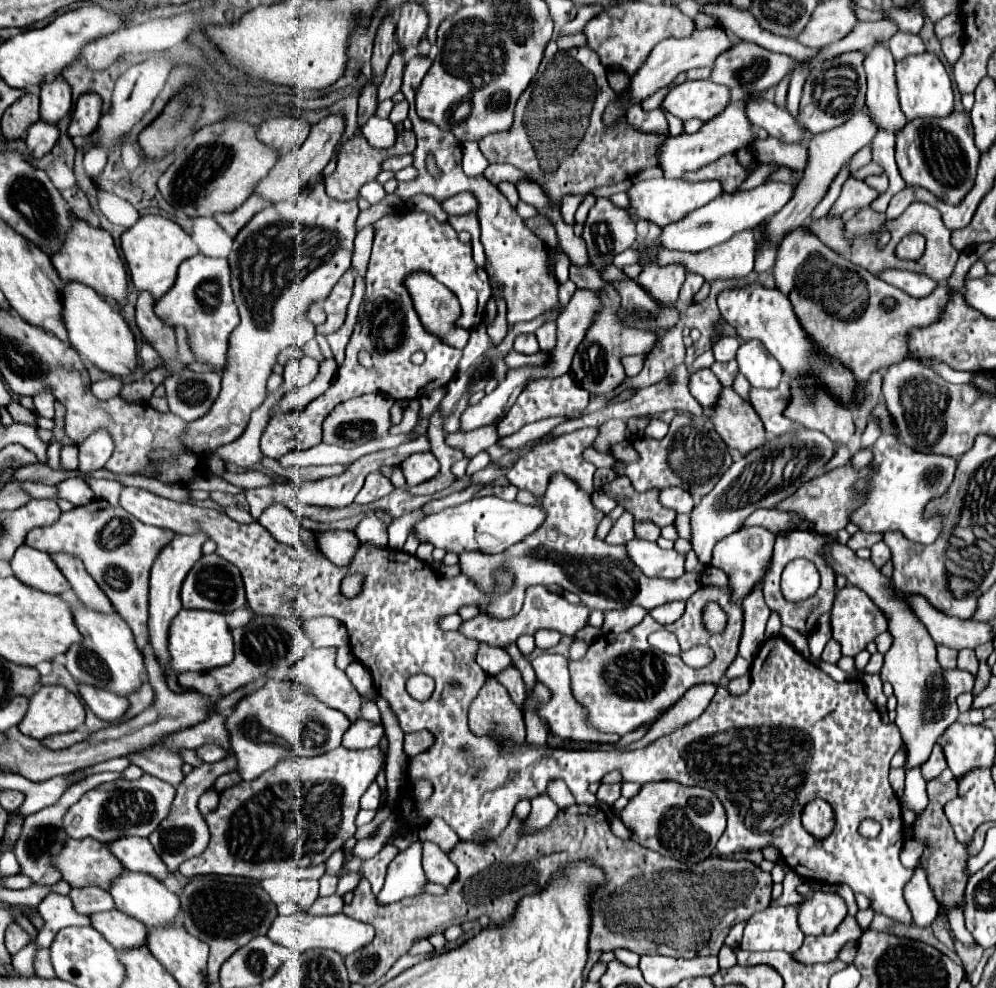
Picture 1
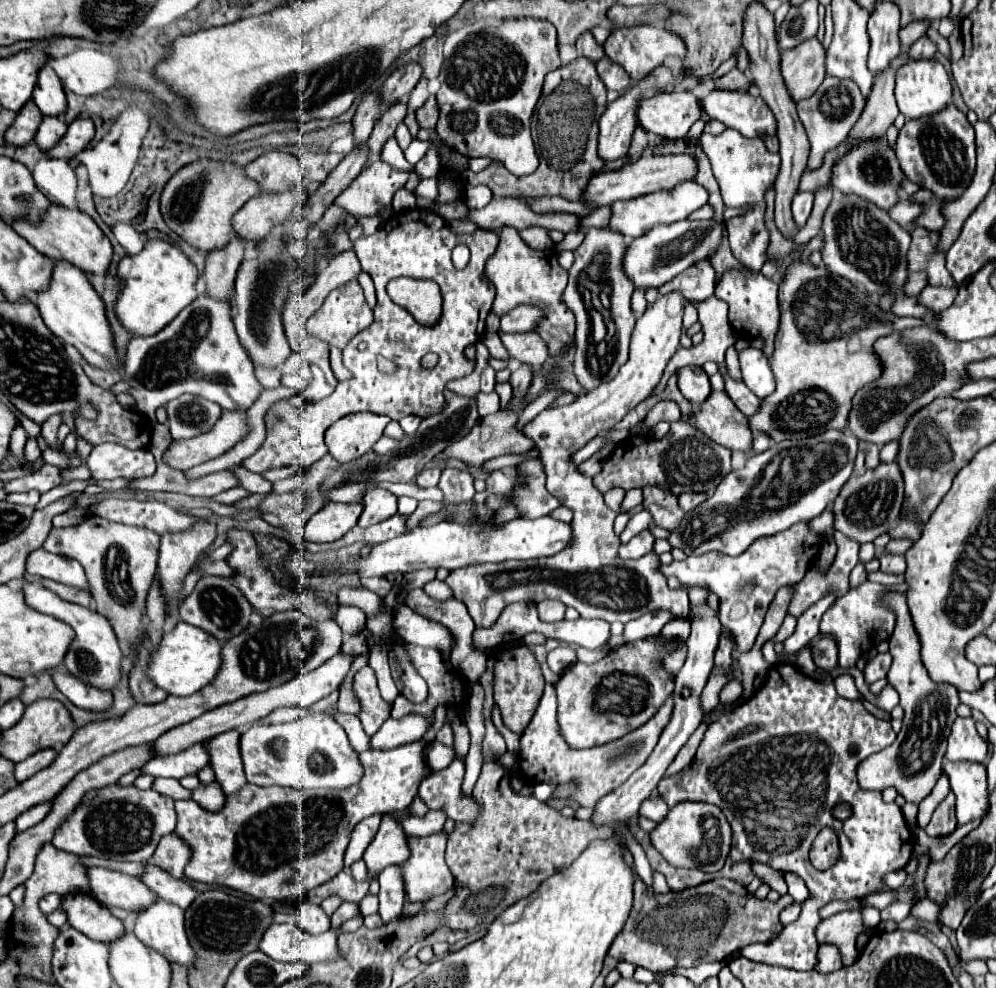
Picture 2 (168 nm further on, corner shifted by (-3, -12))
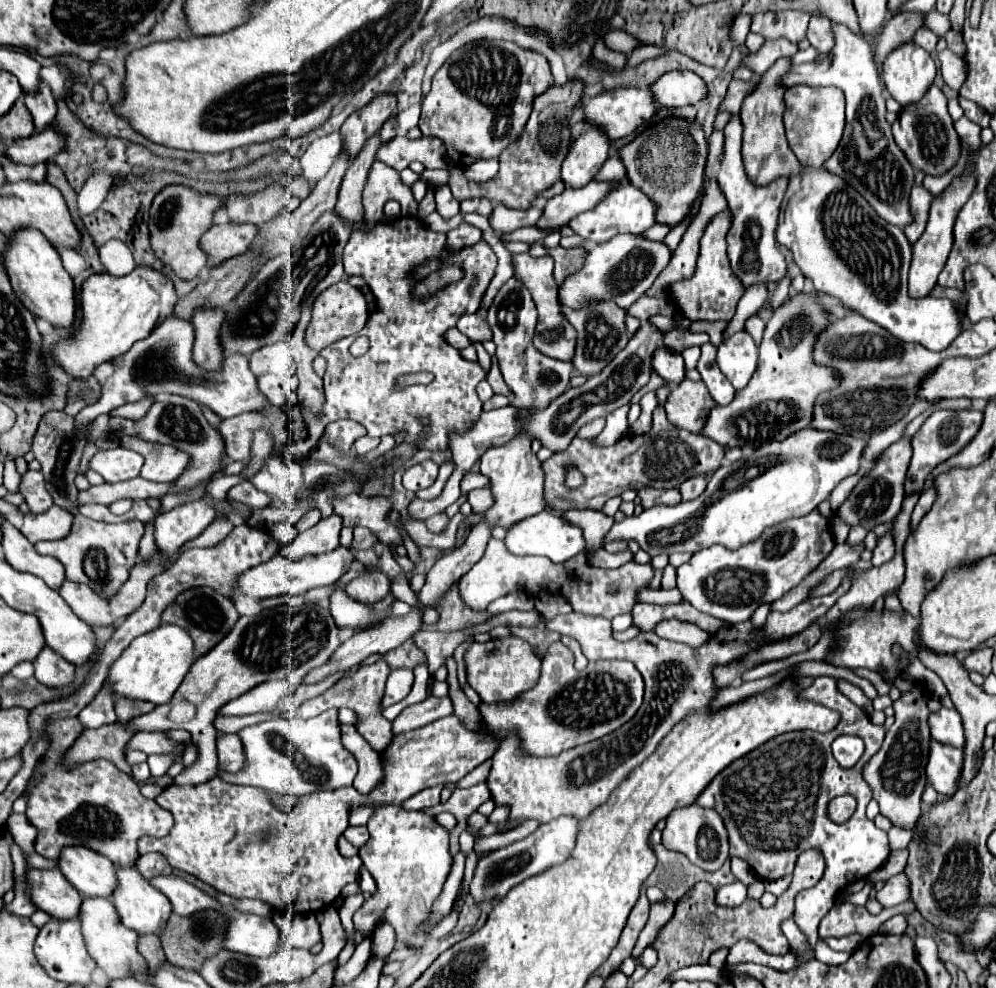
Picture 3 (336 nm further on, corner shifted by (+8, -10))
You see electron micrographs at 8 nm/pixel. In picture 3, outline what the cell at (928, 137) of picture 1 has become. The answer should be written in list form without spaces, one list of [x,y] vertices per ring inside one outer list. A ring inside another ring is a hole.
[[[930,85],[920,101],[906,105],[898,113],[898,119],[892,123],[892,133],[898,147],[902,147],[908,161],[912,161],[914,169],[922,169],[926,175],[942,175],[958,159],[960,137],[954,131],[952,117],[948,115],[946,97],[936,85]]]

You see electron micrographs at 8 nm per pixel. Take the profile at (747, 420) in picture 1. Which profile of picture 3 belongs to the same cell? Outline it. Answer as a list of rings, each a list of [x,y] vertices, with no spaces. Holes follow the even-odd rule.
[[[684,379],[680,385],[674,385],[664,409],[668,421],[678,427],[686,429],[690,433],[700,433],[706,413],[714,407],[714,399],[710,397],[706,385],[702,381],[690,381]]]

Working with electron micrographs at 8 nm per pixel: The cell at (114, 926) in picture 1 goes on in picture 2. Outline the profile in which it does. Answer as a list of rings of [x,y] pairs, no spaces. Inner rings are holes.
[[[71,895],[69,899],[63,899],[61,909],[69,917],[67,923],[71,923],[71,927],[81,931],[89,939],[113,943],[127,933],[123,921],[113,917],[109,909],[97,903],[97,899],[93,899],[91,895]]]

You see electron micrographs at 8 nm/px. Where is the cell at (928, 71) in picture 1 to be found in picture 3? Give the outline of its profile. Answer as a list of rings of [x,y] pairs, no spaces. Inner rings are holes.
[[[910,41],[886,55],[882,77],[886,81],[886,91],[906,107],[926,93],[936,77],[936,65],[930,53]]]

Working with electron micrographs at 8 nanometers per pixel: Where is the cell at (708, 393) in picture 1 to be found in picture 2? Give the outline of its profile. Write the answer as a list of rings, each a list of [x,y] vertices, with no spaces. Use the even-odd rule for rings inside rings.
[[[685,367],[685,371],[679,371],[679,389],[685,399],[693,403],[693,407],[703,405],[711,395],[709,377],[701,367]]]

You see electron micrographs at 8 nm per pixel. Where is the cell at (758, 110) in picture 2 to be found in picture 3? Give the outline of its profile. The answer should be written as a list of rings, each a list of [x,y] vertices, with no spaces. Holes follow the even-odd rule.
[[[670,71],[660,75],[650,85],[650,93],[658,105],[684,107],[704,101],[706,85],[698,75],[690,71]]]

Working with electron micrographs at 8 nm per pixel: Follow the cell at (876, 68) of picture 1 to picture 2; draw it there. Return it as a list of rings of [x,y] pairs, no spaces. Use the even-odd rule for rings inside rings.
[[[879,3],[869,17],[871,53],[867,67],[871,73],[883,73],[901,53],[899,45],[899,9],[895,3]]]

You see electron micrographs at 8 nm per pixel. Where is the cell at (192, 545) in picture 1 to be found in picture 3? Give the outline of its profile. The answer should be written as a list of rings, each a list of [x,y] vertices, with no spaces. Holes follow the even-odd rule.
[[[202,497],[158,515],[154,521],[158,551],[174,555],[186,541],[198,537],[214,521],[214,517],[214,507],[210,507]]]

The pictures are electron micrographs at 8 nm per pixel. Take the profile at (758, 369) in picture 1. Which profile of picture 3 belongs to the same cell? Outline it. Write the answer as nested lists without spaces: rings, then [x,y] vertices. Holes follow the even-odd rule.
[[[738,331],[718,345],[716,365],[734,385],[734,389],[744,389],[756,369],[758,347],[748,331]]]

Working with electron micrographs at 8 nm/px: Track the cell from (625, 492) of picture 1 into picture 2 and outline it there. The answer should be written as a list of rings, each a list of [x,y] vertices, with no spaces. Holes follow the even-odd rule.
[[[645,487],[643,489],[643,509],[651,513],[653,523],[661,529],[673,531],[679,527],[683,519],[681,507],[677,507],[677,497],[661,487]]]

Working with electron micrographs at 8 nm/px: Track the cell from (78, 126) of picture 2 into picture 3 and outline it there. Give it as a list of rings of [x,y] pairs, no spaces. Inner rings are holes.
[[[46,129],[42,133],[34,133],[32,137],[12,141],[4,149],[4,155],[20,165],[36,165],[56,157],[56,153],[62,151],[62,139],[64,137],[54,129]]]

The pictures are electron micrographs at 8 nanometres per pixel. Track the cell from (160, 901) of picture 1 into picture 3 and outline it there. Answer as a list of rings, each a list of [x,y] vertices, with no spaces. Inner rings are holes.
[[[84,845],[64,847],[58,857],[58,869],[80,895],[110,897],[114,891],[116,877],[112,861]]]

